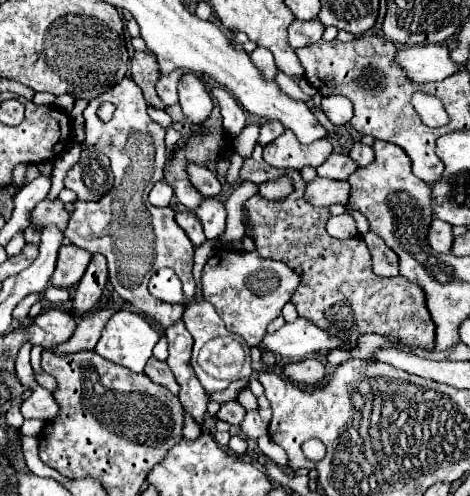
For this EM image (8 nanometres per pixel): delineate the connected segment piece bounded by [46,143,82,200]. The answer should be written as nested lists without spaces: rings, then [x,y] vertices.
[[[70,143],[58,157],[56,157],[56,161],[54,161],[54,168],[52,171],[52,189],[50,189],[50,193],[46,195],[48,200],[54,200],[58,197],[58,193],[60,193],[60,189],[64,187],[64,177],[66,177],[66,173],[78,163],[78,159],[80,159],[80,145],[78,143]]]

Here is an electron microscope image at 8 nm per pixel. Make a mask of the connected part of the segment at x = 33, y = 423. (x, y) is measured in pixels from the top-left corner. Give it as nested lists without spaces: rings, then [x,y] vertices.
[[[29,419],[25,420],[22,426],[18,429],[21,437],[24,436],[34,436],[38,437],[38,433],[40,433],[40,429],[44,427],[44,421],[38,419]]]

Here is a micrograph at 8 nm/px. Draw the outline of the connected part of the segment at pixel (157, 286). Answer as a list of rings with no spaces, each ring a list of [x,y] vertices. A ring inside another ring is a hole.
[[[160,269],[152,275],[150,285],[148,285],[150,293],[156,299],[162,301],[170,301],[170,303],[180,303],[184,301],[184,291],[180,285],[180,279],[176,277],[176,273],[172,269]]]

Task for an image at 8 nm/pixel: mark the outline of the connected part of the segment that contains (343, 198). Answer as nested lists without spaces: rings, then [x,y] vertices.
[[[316,177],[306,185],[306,195],[308,203],[318,205],[318,207],[330,207],[332,203],[346,203],[350,195],[350,185],[348,181],[336,181],[336,179],[324,179]]]

